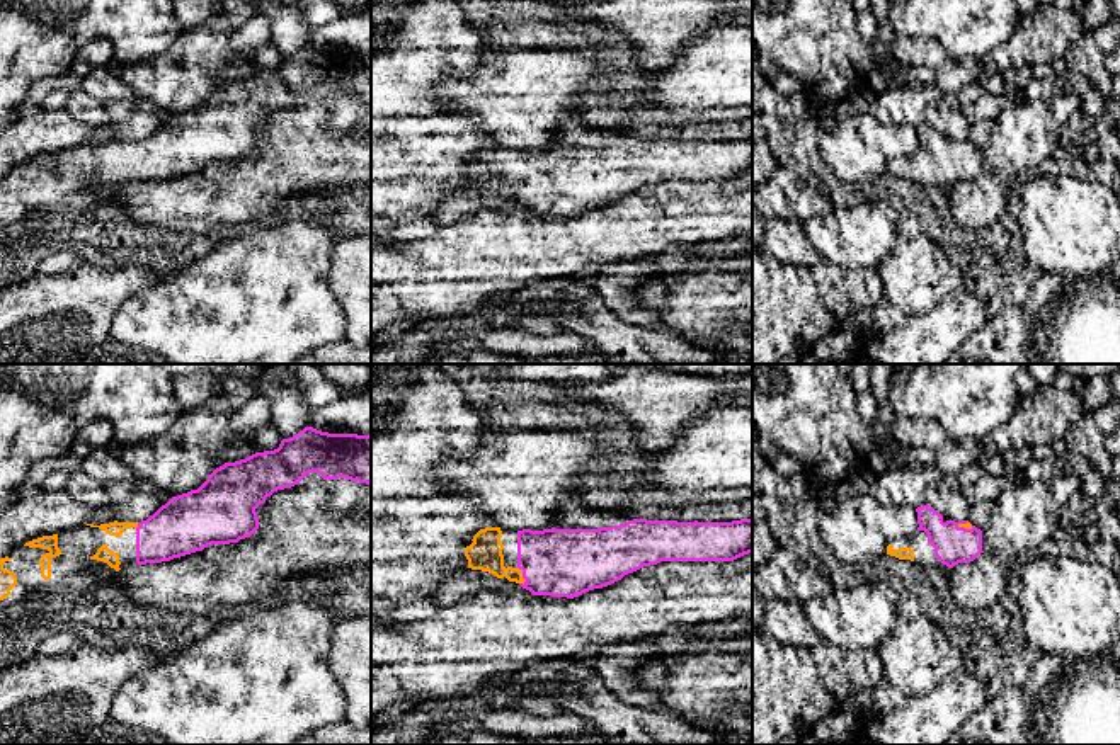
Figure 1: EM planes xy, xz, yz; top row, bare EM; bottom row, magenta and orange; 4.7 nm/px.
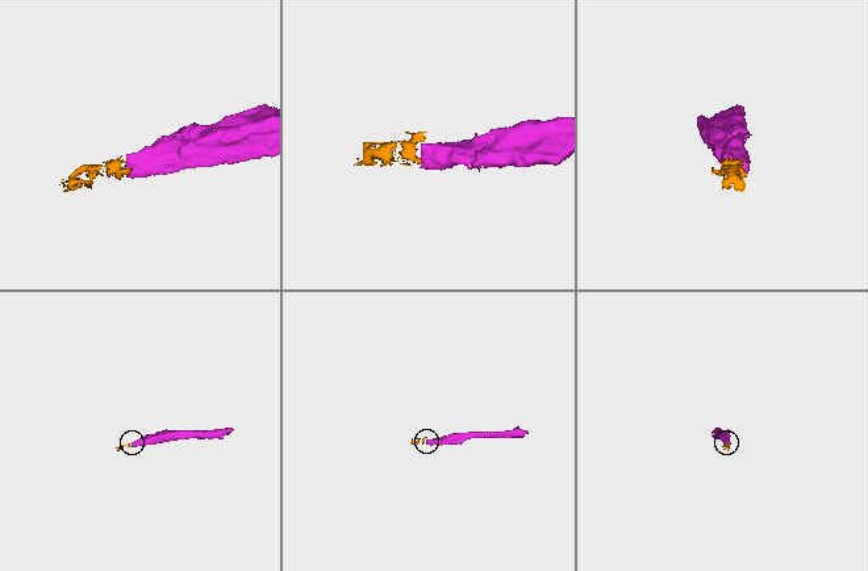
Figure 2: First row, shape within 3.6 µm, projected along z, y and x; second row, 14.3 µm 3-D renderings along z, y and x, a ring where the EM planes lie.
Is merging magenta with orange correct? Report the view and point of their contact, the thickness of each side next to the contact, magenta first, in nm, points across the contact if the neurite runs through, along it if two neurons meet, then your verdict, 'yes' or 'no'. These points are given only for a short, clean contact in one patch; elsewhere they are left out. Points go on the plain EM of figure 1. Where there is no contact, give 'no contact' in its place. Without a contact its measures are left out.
xz (523, 194) | 320/160 nm | across xz (567, 182), (548, 182), (523, 194), (504, 191), (485, 170) | yes

